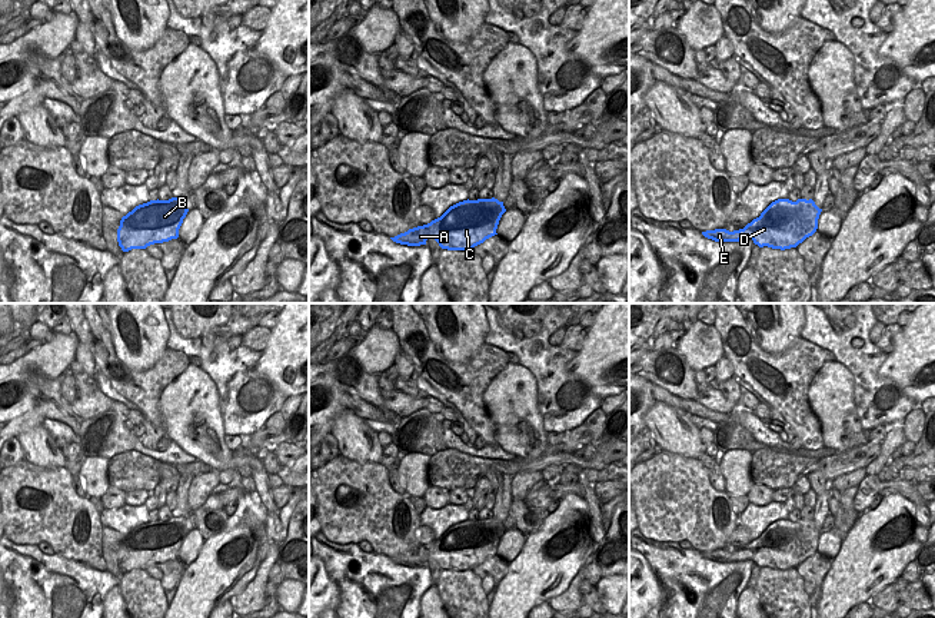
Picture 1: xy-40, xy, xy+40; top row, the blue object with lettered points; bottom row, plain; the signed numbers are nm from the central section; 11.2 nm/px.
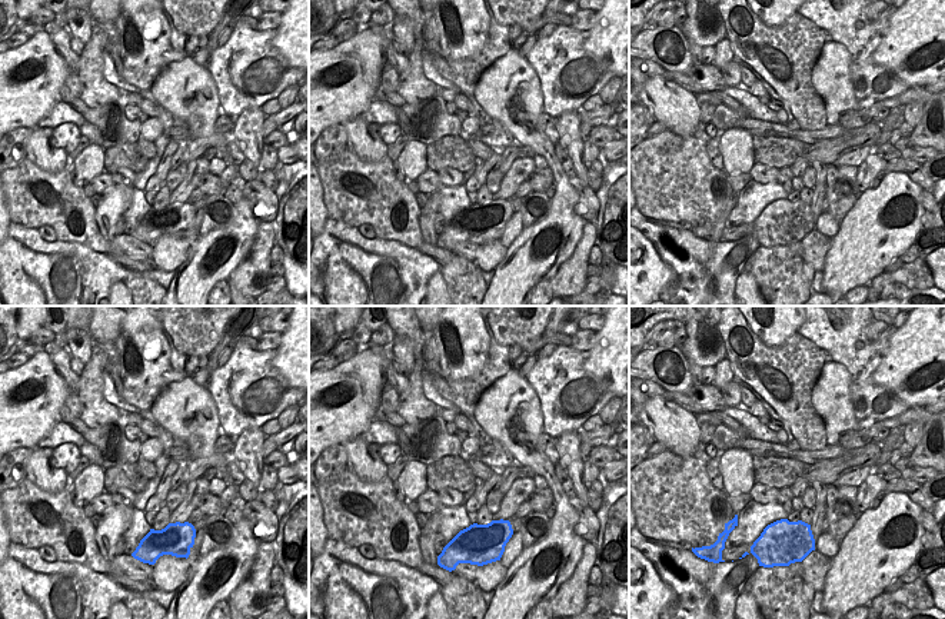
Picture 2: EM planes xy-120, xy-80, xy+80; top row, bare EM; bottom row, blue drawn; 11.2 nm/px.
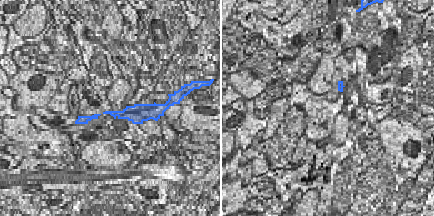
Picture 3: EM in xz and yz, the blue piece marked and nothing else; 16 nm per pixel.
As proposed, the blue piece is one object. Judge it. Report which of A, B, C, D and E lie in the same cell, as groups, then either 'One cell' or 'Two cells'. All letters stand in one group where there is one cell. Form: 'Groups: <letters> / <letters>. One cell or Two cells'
Groups: A E / B C D. Two cells

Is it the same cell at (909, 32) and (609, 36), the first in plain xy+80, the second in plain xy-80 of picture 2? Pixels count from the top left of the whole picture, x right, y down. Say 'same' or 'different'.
same

